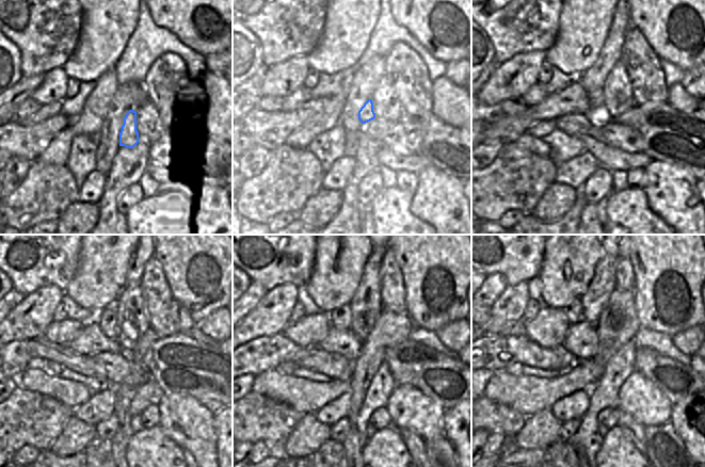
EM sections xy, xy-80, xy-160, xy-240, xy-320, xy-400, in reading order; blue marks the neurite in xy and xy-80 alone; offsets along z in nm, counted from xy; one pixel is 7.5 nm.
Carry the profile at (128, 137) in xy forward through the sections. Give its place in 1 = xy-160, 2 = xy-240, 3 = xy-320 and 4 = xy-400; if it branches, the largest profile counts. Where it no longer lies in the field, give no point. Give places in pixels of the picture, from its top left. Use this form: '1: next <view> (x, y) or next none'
1: next xy-160 (597, 112)
2: next xy-240 (107, 319)
3: next xy-320 (340, 318)
4: next xy-400 (573, 311)

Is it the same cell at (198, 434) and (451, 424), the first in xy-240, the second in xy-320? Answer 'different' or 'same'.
different

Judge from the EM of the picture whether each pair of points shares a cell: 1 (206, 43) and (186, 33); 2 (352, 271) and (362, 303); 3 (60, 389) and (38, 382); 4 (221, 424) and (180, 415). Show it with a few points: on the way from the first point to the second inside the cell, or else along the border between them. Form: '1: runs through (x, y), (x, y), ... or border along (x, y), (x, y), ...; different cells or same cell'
1: runs through (201, 37), (196, 33), (191, 33); same cell
2: border along (366, 263), (361, 280), (349, 303); different cells
3: runs through (54, 387), (44, 383); same cell
4: border along (212, 415), (212, 428), (218, 447); different cells

